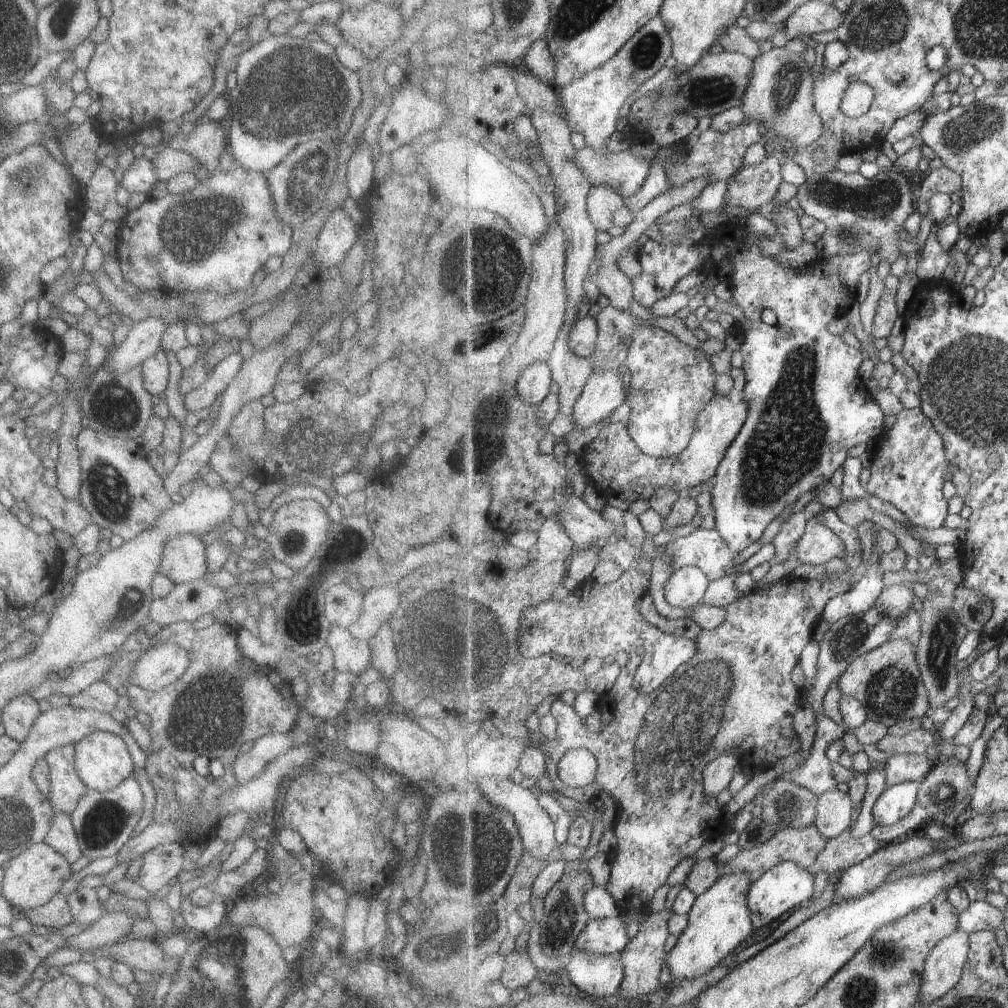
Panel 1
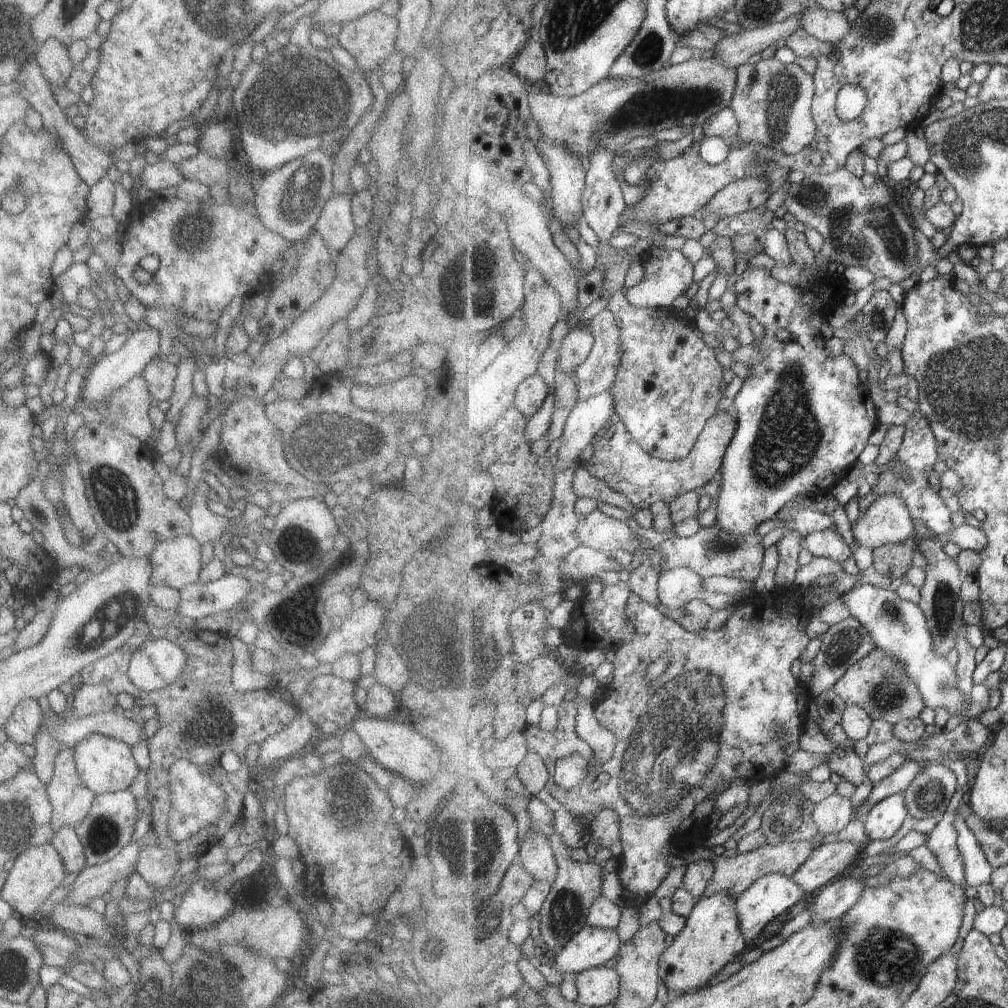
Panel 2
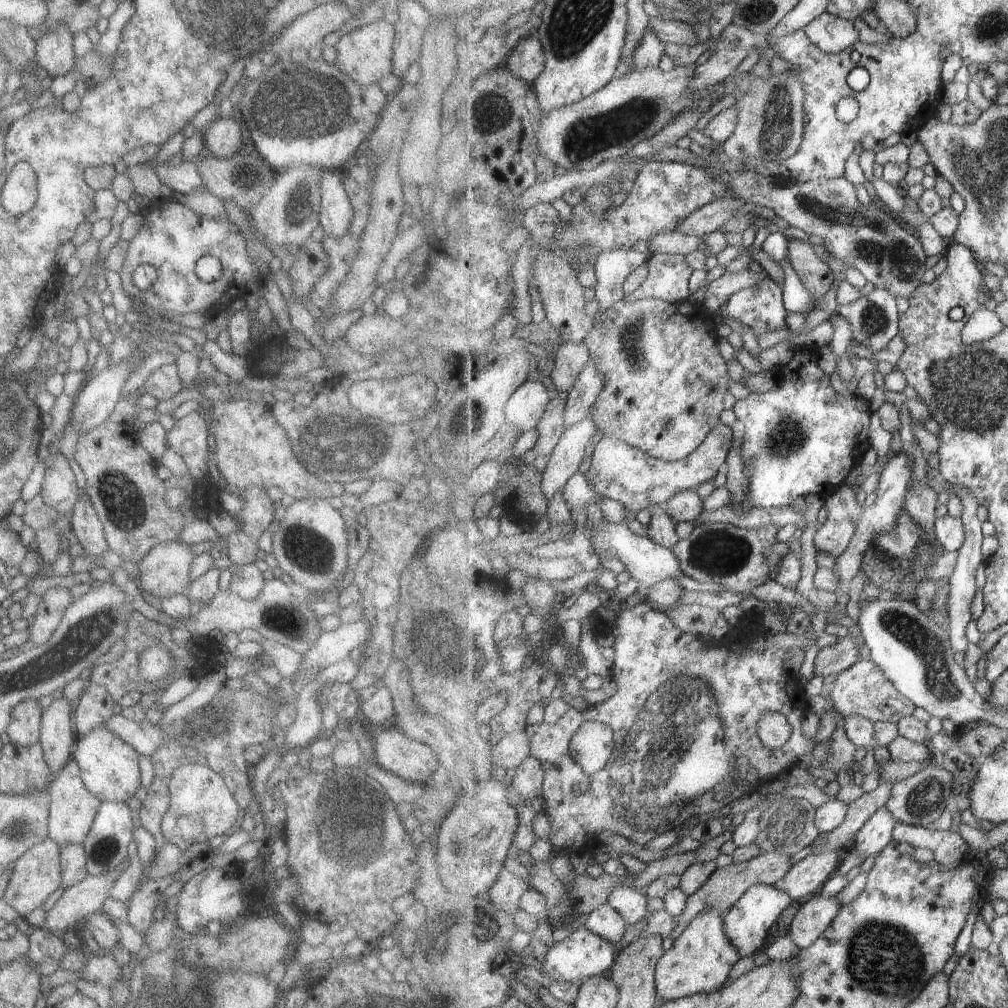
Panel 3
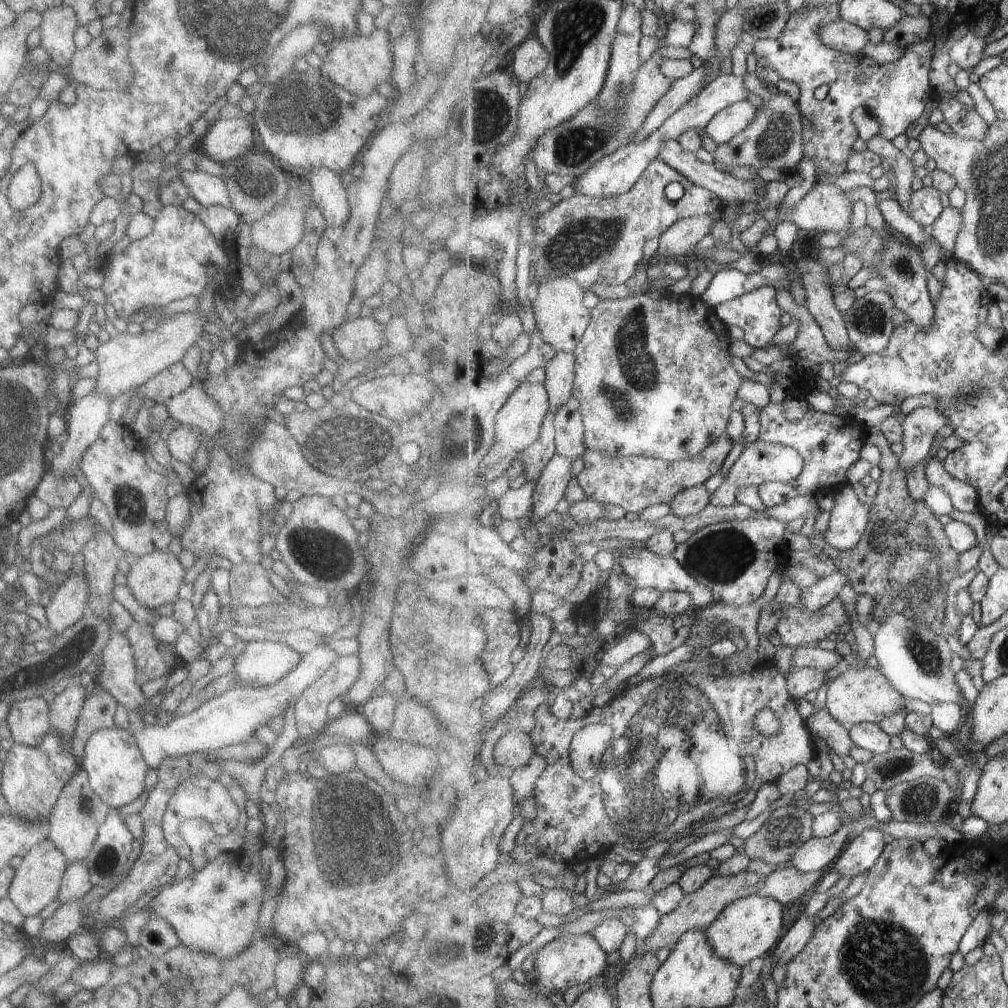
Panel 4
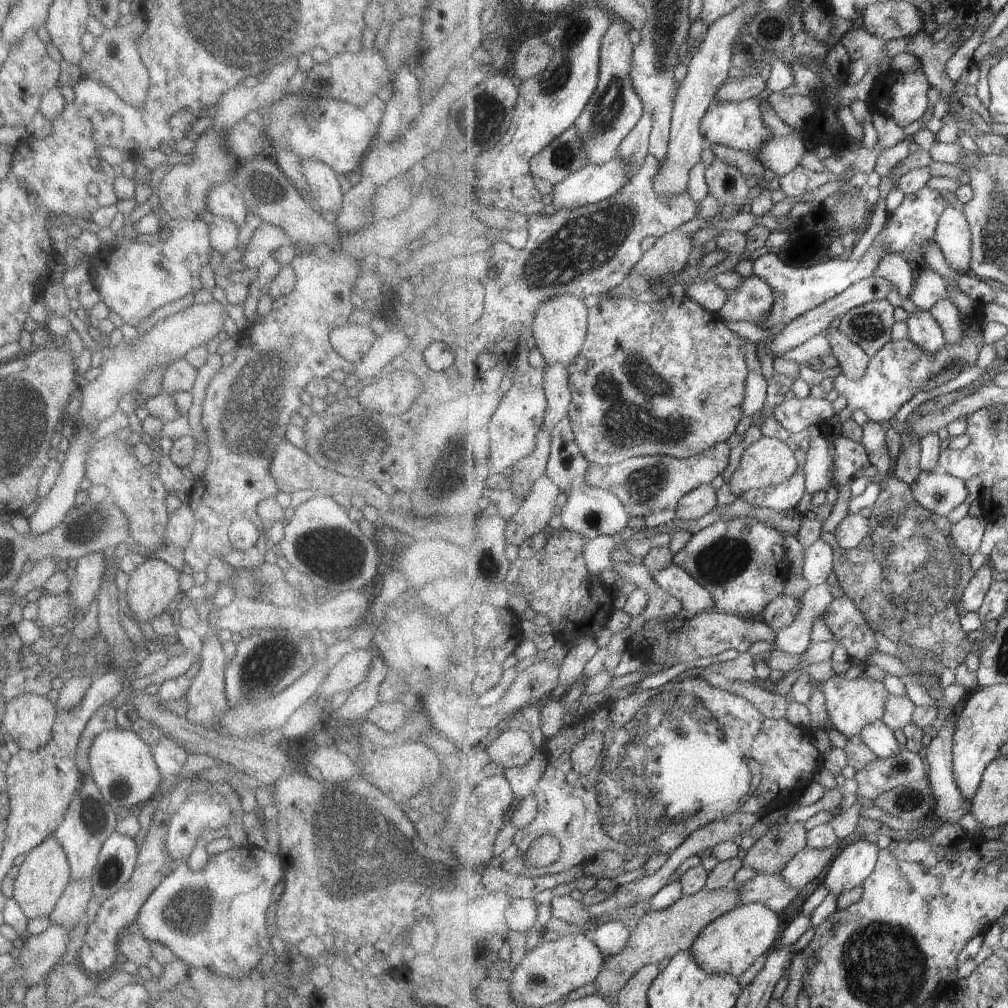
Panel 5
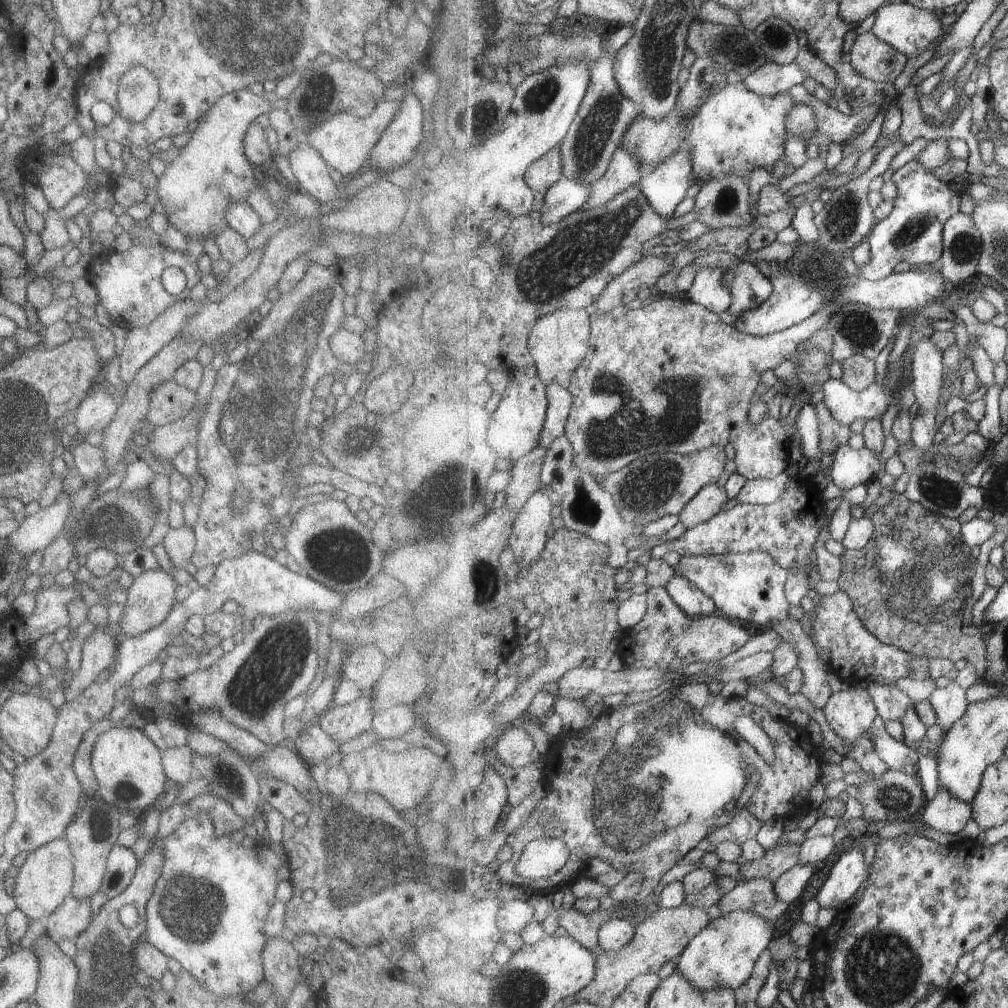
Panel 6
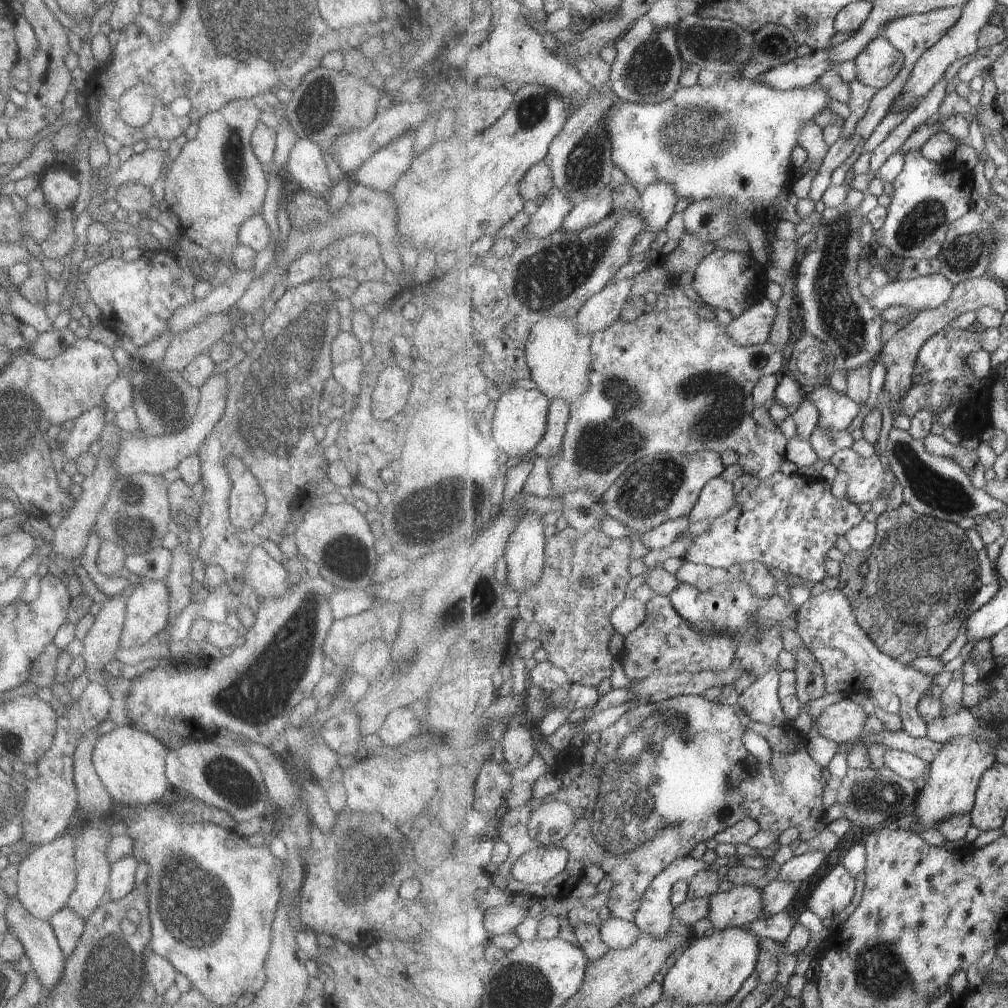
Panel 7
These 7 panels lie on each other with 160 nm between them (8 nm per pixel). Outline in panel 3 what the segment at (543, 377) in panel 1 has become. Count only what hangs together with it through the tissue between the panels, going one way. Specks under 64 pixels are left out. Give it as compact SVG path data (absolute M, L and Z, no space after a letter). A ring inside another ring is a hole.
M525 381L517 389L509 391L508 419L522 434L531 429L537 429L544 417L552 393L542 382Z

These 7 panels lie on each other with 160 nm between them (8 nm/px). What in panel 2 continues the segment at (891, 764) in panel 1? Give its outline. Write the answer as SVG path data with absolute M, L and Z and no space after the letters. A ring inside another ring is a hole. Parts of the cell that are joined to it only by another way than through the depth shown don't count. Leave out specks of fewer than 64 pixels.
M909 759L899 770L879 781L873 787L871 794L862 804L862 807L859 807L853 813L854 818L863 818L865 814L869 814L871 809L882 800L906 791L912 780L921 772L921 769L917 761Z

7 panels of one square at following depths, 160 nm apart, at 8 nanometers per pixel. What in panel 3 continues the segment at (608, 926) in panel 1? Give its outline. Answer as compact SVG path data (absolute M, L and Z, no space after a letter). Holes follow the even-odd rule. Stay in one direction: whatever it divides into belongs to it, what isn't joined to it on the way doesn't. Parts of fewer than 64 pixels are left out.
M583 926L571 931L568 937L554 944L543 959L541 972L553 981L583 982L601 975L602 972L609 968L611 969L616 961L618 951L616 944L609 942L606 938Z

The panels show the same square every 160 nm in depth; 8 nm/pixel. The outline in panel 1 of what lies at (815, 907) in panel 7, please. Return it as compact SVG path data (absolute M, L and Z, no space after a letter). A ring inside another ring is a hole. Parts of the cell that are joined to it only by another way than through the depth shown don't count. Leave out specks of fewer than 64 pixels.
M906 781L881 794L874 808L875 825L893 826L903 820L919 802L920 788L921 782Z

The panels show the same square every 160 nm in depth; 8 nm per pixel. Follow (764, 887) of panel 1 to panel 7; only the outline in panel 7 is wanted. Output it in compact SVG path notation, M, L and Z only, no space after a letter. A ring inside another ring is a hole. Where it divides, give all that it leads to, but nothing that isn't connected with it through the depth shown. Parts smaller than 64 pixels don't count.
M729 927L722 931L712 929L697 939L676 957L670 969L664 970L664 998L690 1007L723 1005L741 990L745 980L755 972L761 953L760 938L743 927Z

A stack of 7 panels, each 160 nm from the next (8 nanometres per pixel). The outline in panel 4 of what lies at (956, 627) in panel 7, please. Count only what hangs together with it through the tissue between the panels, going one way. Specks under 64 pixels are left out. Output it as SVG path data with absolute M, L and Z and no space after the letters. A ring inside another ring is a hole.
M879 427L869 429L866 444L874 445L881 453L882 457L878 466L882 475L879 478L879 490L870 505L869 527L864 538L856 549L844 552L831 548L822 534L817 534L819 538L815 544L835 562L841 573L847 574L849 583L857 594L877 597L878 617L886 618L893 612L907 614L910 618L931 625L937 634L943 634L946 627L945 603L946 598L949 598L949 584L962 574L957 572L959 553L952 548L945 527L939 522L939 518L927 507L926 503L921 500L917 502L909 492L908 479L905 471L901 469L899 457L891 450L891 443Z

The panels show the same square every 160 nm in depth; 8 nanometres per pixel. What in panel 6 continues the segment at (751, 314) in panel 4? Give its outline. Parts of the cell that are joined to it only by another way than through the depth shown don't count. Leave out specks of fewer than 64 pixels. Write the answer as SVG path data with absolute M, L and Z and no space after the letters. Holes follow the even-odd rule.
M742 261L735 268L727 270L724 279L731 287L733 297L728 312L736 318L748 310L756 309L774 291L772 279L764 276L751 261Z

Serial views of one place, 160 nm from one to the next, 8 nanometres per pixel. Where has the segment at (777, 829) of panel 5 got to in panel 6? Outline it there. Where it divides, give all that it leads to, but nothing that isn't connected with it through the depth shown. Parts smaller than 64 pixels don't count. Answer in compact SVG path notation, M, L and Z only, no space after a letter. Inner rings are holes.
M799 843L776 845L762 859L745 862L739 866L741 879L767 879L774 883L790 868L800 864L800 846Z

